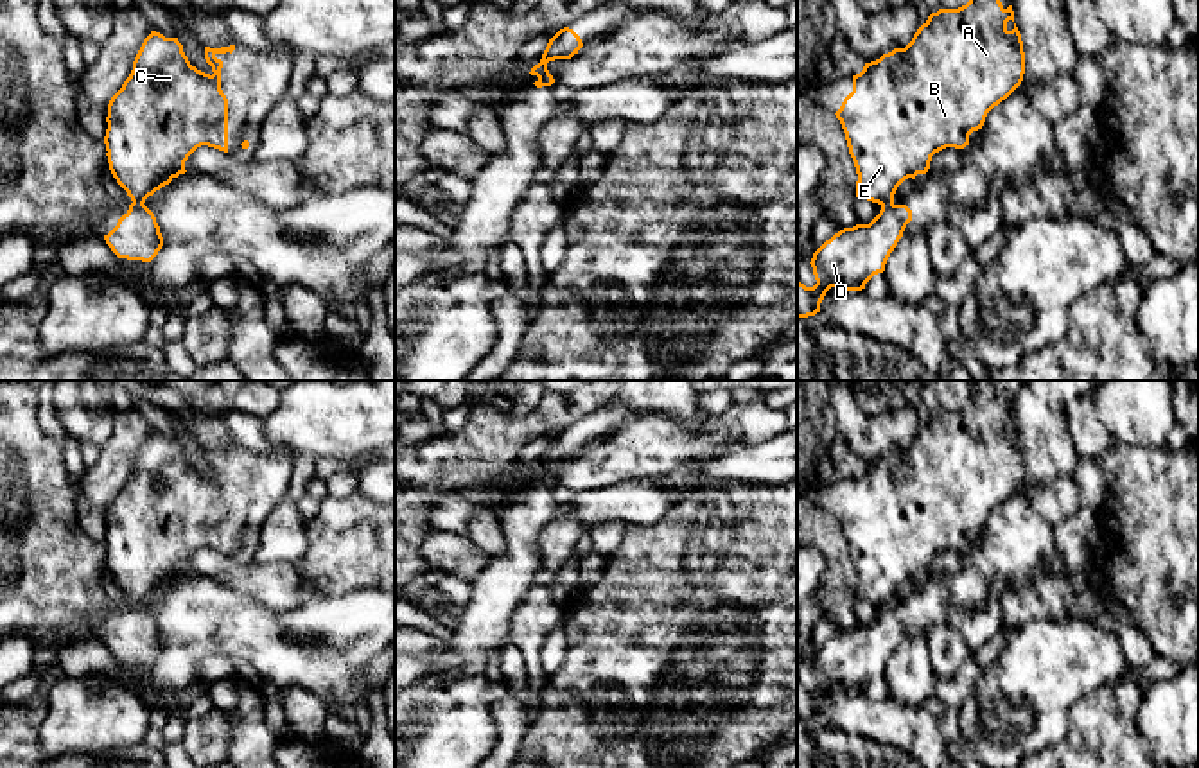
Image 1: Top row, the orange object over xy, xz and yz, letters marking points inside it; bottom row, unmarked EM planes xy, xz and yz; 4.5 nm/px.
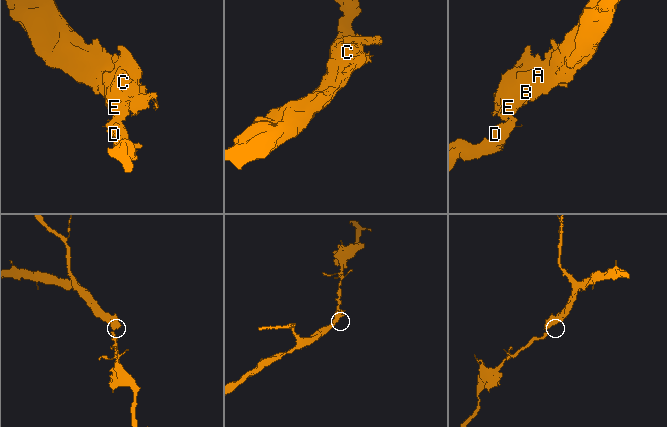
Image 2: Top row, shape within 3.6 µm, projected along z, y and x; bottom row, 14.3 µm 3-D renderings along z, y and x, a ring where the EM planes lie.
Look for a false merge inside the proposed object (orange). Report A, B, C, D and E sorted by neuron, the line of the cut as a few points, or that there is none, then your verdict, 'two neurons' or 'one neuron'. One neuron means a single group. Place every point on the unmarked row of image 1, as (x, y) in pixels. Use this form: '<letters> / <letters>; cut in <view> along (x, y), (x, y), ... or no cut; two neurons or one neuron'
A B C E / D; cut in yz along (892, 600), (882, 607); two neurons

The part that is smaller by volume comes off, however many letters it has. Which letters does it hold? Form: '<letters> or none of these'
D

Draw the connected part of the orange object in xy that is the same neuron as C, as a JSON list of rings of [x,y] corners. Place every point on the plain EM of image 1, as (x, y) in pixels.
[[[151,432],[144,441],[129,479],[108,506],[104,538],[109,572],[133,605],[145,605],[162,589],[185,576],[185,563],[201,547],[228,554],[228,501],[221,492],[223,463],[217,456],[235,447],[205,449],[212,477],[190,467],[178,440]]]

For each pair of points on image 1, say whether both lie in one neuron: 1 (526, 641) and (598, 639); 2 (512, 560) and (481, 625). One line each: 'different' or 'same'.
1: different
2: same

